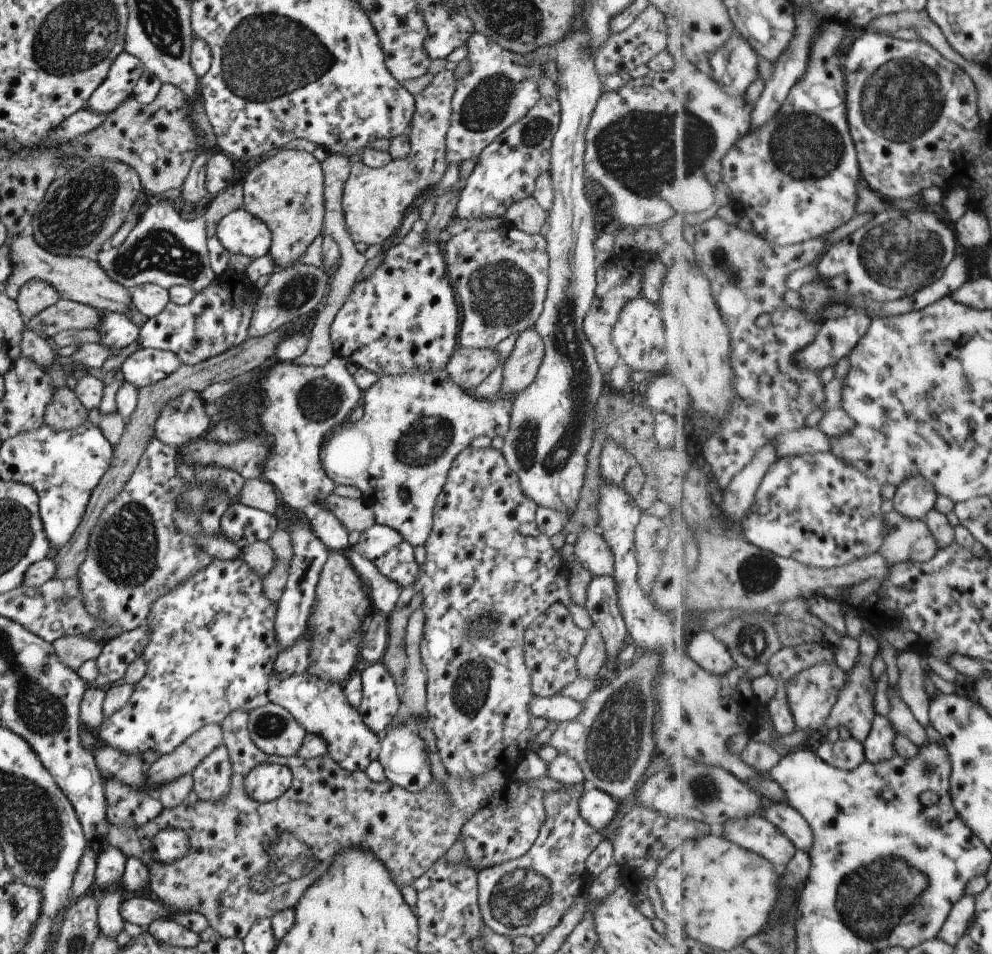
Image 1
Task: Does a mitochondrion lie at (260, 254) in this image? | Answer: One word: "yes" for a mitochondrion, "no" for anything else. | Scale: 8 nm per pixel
no

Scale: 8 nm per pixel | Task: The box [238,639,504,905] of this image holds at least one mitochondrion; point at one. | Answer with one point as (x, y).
(291, 864)

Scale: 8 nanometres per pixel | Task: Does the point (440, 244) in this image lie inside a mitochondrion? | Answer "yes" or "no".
no

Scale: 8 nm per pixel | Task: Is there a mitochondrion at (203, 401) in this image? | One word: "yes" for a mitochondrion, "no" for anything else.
no

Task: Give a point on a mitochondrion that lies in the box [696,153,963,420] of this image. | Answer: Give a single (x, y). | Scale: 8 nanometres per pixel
(898, 254)

